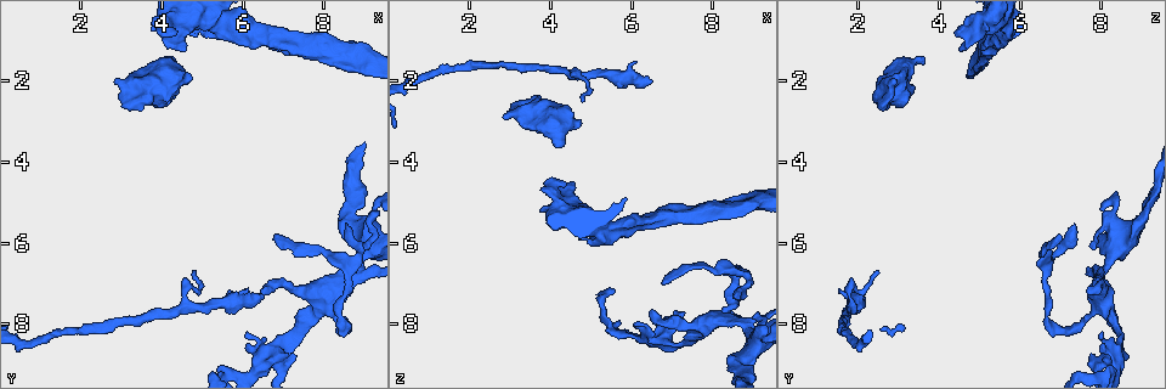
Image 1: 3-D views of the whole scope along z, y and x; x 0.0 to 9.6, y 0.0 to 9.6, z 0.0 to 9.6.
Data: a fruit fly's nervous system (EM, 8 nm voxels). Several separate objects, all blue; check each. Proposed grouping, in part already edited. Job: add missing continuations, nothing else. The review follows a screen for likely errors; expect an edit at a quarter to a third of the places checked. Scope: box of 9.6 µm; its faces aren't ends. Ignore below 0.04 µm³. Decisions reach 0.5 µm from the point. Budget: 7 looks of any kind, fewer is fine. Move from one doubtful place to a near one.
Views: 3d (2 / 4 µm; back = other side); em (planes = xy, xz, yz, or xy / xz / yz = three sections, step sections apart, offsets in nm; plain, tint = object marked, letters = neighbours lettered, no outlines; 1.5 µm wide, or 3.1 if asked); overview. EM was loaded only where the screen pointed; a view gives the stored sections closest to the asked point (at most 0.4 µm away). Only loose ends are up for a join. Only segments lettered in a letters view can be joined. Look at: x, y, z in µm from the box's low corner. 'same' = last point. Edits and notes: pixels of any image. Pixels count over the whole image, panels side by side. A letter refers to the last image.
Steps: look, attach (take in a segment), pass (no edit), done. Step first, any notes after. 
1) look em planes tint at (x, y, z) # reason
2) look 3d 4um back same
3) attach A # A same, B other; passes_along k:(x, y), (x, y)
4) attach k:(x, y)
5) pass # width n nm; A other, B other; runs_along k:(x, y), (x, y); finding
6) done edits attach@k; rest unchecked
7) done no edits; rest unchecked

look 3d 2um at (4.70, 6.75, 2.55) # branch stops here

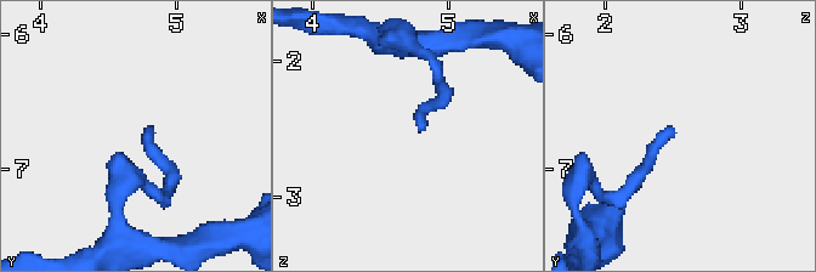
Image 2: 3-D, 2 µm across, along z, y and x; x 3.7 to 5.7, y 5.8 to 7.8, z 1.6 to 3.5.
look em xz step 8 tint at (4.78, 6.70, 2.48) # shape alone is not enough

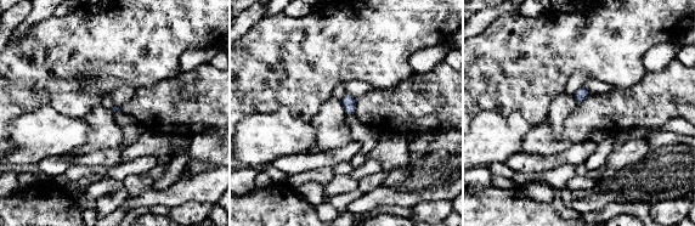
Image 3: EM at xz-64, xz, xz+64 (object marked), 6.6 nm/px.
look em planes letters same # another direction

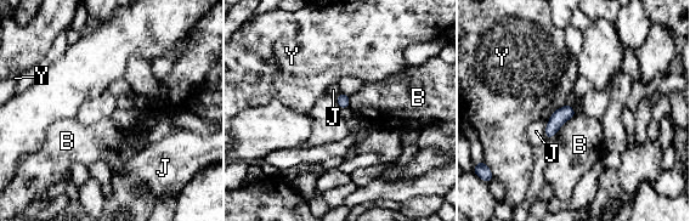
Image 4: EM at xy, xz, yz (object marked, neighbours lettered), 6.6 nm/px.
pass # B other, J other, Y other; border 4:(549, 118), (546, 125), (544, 139); none of them fits

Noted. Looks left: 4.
look 3d 4um at (4.15, 1.55, 3.65) # thick end

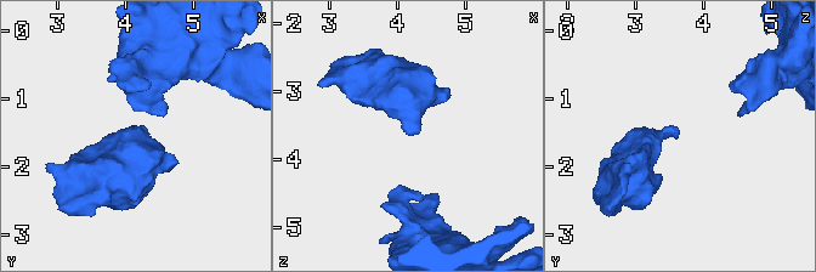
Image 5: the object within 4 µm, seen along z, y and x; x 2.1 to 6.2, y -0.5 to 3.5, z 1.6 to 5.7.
look em xy step 4 tint at (4.15, 1.50, 3.60)

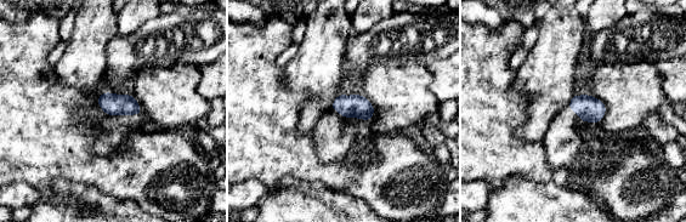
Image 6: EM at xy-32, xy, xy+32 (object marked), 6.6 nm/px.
look em xz step 8 letters same

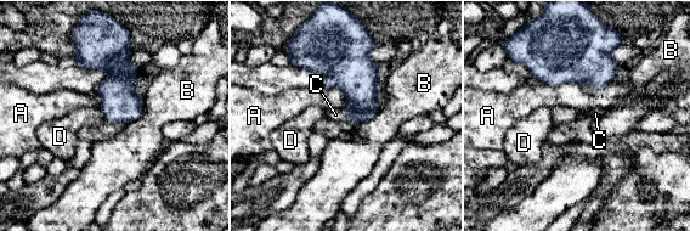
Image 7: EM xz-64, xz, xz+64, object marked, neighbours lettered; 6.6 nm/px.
attach C # width 200 nm; A other, B other, C same, D other; passes_along 7:(357, 78), (345, 113), (335, 114); it goes on there

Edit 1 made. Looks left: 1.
done edits attach@7; rest unchecked

